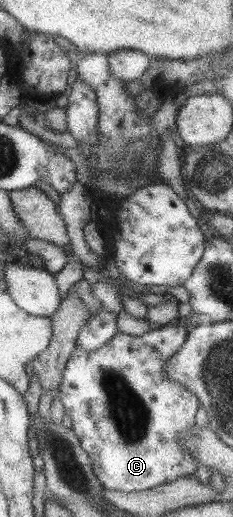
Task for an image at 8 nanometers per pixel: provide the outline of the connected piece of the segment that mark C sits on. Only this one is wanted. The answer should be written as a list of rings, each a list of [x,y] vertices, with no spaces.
[[[176,323],[162,327],[154,327],[139,337],[115,332],[115,335],[113,335],[105,345],[102,345],[99,349],[93,351],[86,352],[77,345],[73,348],[65,365],[64,373],[62,374],[57,399],[61,402],[64,413],[69,415],[69,419],[72,421],[71,427],[73,427],[73,434],[79,441],[81,449],[87,454],[87,457],[89,457],[90,464],[92,465],[92,472],[103,488],[118,492],[138,492],[151,489],[152,487],[161,484],[171,483],[181,476],[187,477],[195,471],[197,467],[196,459],[182,449],[183,446],[181,446],[181,443],[183,443],[183,437],[191,431],[191,427],[194,425],[193,417],[195,417],[196,408],[199,407],[199,403],[197,398],[193,396],[193,393],[185,390],[185,388],[179,386],[179,384],[173,382],[173,380],[169,380],[169,378],[163,374],[163,365],[165,365],[165,361],[181,347],[187,334],[188,329],[185,328],[183,324]]]

